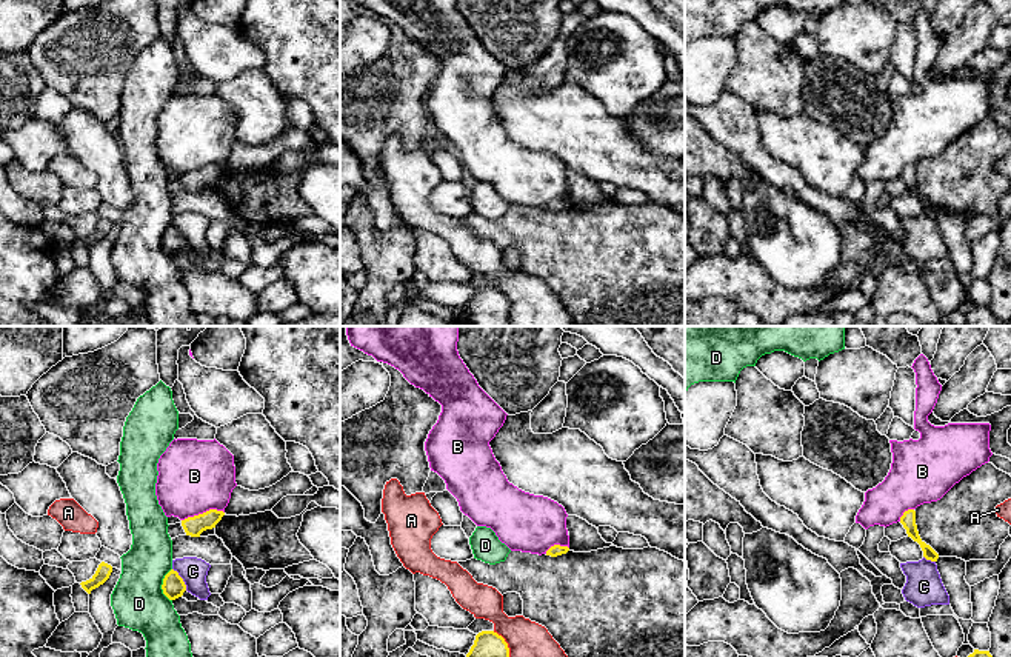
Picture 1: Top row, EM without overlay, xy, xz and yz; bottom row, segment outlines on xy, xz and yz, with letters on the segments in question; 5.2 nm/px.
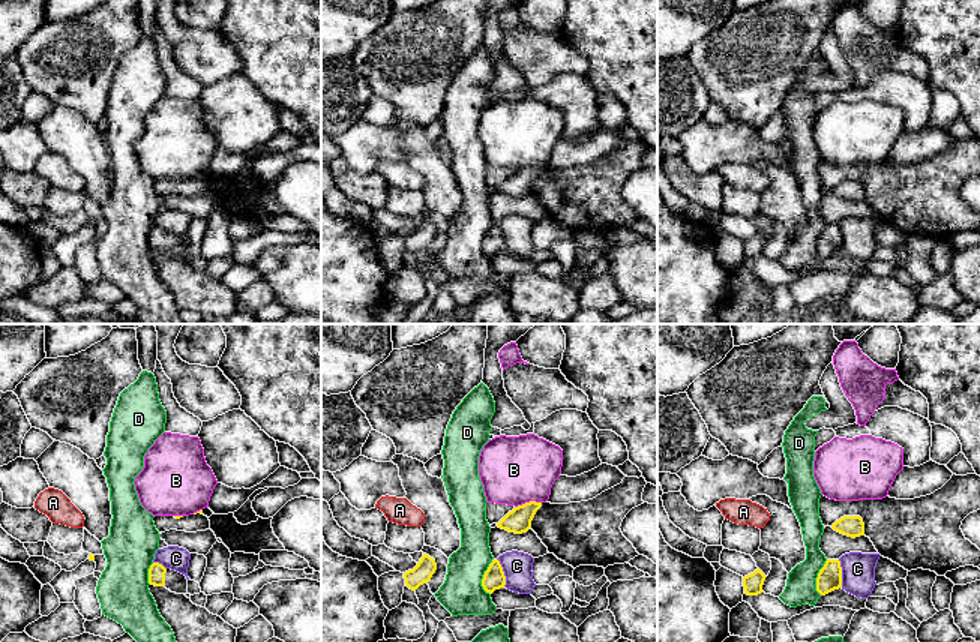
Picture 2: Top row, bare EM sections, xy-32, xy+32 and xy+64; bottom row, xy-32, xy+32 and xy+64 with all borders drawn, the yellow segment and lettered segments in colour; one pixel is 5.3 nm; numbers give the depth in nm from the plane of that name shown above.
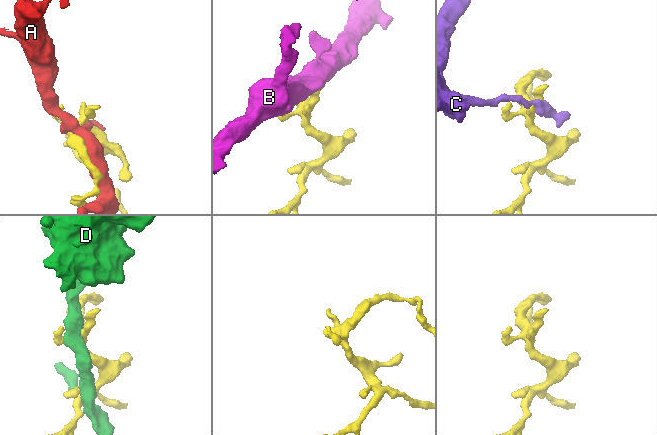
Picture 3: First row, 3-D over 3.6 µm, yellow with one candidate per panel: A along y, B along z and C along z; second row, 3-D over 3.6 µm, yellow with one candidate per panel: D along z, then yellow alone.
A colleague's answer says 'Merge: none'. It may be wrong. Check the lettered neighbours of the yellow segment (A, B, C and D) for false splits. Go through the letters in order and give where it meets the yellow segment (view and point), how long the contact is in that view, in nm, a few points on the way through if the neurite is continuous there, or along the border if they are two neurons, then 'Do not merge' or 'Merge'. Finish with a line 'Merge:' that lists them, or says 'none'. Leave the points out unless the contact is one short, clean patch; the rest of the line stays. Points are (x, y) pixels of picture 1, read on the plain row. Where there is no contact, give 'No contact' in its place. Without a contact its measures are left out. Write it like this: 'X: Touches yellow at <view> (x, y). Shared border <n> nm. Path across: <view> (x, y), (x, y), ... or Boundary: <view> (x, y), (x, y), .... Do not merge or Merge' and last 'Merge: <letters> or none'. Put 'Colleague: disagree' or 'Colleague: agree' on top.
Colleague: agree
A: Touches yellow at xz (508, 305). Shared border 220 nm. Do not merge
B: Touches yellow at xy (203, 168). Shared border 220 nm. Boundary: xy (223, 166), (206, 165), (182, 176). Do not merge
C: Touches yellow at xy (182, 234). Shared border 140 nm. Boundary: xy (173, 223), (186, 245). Do not merge
D: Touches yellow at xy (162, 240). Shared border 180 nm. Do not merge
Merge: none

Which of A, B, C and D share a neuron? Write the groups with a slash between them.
A / B / C / D

